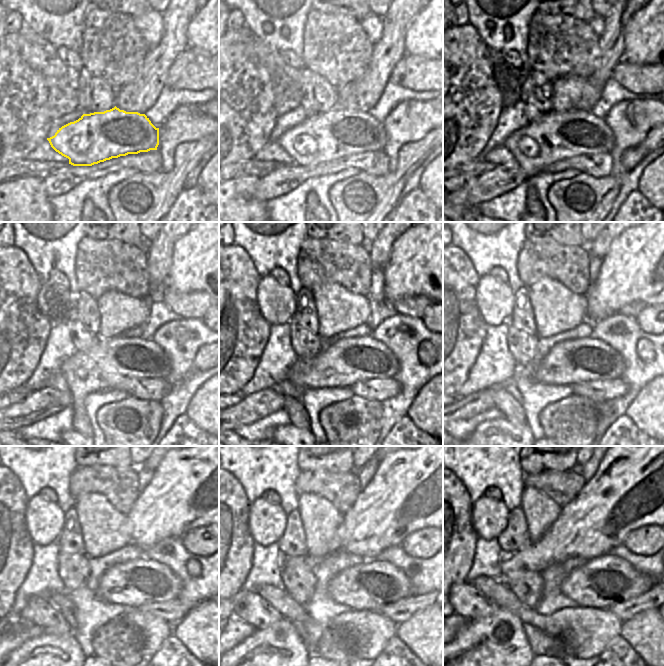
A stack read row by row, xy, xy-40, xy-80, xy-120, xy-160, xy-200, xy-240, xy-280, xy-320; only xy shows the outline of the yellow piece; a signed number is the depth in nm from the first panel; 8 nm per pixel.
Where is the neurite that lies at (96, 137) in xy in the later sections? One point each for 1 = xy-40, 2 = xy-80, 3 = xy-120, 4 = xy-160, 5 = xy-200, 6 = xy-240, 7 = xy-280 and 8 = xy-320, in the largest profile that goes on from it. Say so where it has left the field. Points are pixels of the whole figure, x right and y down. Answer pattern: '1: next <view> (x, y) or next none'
1: next xy-40 (321, 138)
2: next xy-80 (555, 136)
3: next xy-120 (112, 361)
4: next xy-160 (340, 364)
5: next xy-200 (571, 362)
6: next xy-240 (133, 584)
7: next xy-280 (375, 583)
8: next xy-320 (602, 582)

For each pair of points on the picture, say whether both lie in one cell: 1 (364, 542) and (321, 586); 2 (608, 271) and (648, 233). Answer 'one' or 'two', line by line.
1: two
2: one

